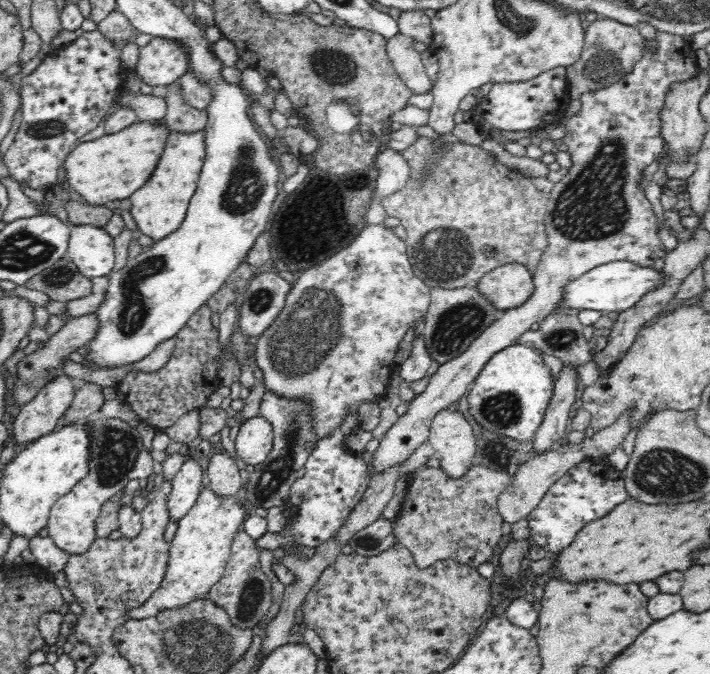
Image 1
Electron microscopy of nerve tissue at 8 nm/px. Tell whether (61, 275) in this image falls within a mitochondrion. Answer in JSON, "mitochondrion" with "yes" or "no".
{"mitochondrion":"yes"}

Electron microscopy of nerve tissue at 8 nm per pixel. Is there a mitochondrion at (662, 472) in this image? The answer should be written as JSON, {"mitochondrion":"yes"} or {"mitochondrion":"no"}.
{"mitochondrion":"yes"}

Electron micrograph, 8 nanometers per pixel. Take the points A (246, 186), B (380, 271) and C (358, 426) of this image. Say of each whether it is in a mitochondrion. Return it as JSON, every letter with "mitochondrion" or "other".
{"A":"mitochondrion","B":"other","C":"other"}

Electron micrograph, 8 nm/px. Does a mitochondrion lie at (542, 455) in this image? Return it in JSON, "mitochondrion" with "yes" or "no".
{"mitochondrion":"no"}

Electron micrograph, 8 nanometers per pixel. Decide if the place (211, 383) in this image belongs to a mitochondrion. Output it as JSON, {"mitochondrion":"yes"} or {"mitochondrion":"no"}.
{"mitochondrion":"no"}

